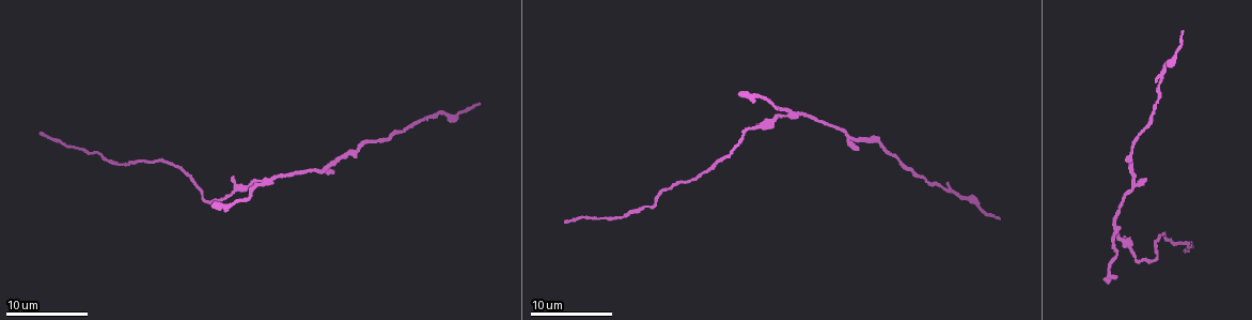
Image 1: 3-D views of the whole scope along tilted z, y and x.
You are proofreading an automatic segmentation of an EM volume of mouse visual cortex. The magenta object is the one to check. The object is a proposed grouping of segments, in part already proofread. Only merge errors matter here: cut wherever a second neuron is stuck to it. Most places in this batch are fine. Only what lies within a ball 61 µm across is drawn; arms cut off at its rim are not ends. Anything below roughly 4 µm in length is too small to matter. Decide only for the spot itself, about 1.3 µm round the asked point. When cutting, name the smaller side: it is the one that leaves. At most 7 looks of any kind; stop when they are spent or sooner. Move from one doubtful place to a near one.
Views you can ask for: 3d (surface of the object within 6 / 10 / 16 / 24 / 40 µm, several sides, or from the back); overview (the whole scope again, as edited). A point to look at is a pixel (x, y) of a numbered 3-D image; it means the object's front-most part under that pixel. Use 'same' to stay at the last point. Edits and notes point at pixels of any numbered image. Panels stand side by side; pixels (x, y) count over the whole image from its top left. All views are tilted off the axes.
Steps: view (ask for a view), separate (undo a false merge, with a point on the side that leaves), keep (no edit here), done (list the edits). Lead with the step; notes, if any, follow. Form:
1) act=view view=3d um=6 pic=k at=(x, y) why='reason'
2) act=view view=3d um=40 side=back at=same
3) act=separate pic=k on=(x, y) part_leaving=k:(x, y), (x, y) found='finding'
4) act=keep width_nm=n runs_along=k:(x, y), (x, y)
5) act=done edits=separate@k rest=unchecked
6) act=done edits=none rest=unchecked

act=view view=3d um=6 pic=1 at=(793, 115) why='three arms meet'

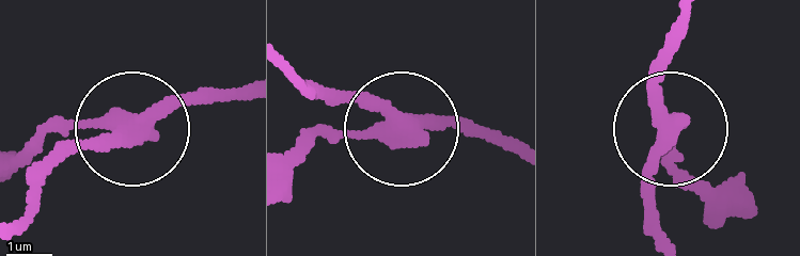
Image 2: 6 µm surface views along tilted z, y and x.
act=keep arms=3 runs_along=2:(56, 125), (125, 124), (46, 173) found='one neuron here'

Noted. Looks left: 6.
act=view view=3d um=16 pic=1 at=(231, 191) why='small branch off a trunk'

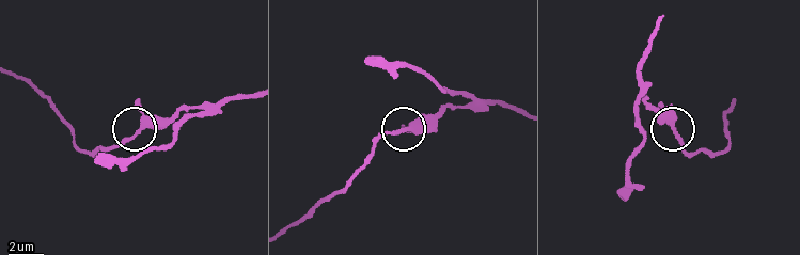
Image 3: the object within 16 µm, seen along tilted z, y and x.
act=keep arms=3 found='all the same neuron'

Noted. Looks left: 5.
act=view view=3d um=16 pic=1 at=(853, 139) why='calibre changes'

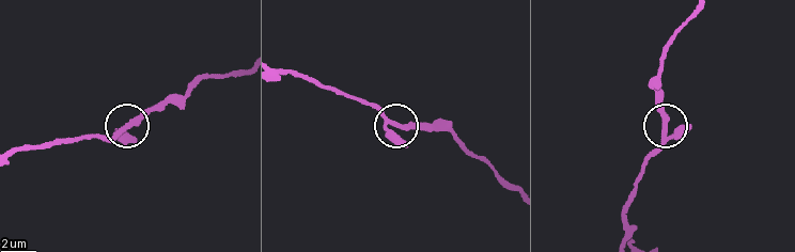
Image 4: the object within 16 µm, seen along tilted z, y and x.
act=keep runs_along=4:(630, 241), (626, 208), (643, 162), (663, 139), (661, 91) found='all the same neuron'

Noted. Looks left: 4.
act=done edits=none rest=unchecked

